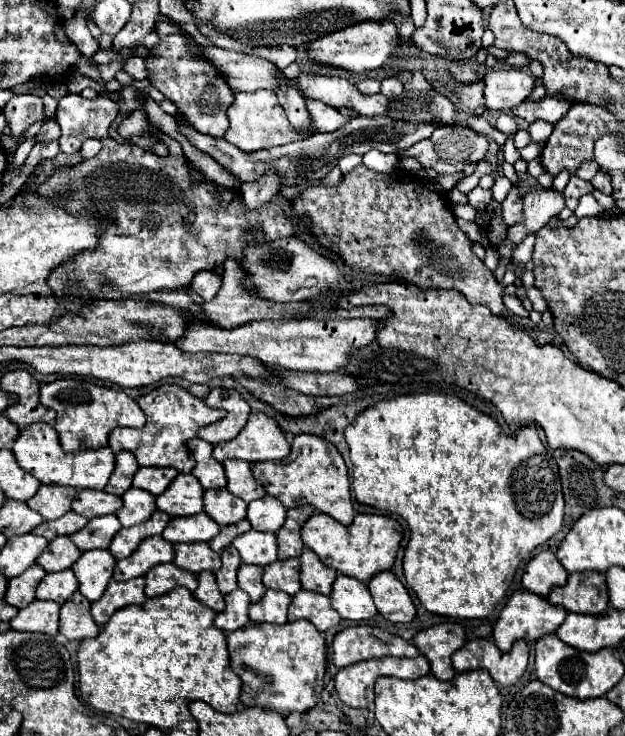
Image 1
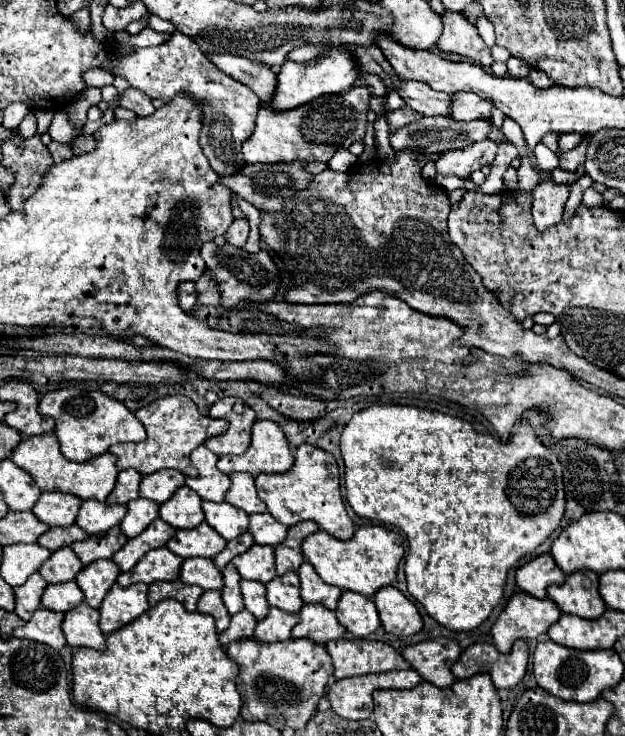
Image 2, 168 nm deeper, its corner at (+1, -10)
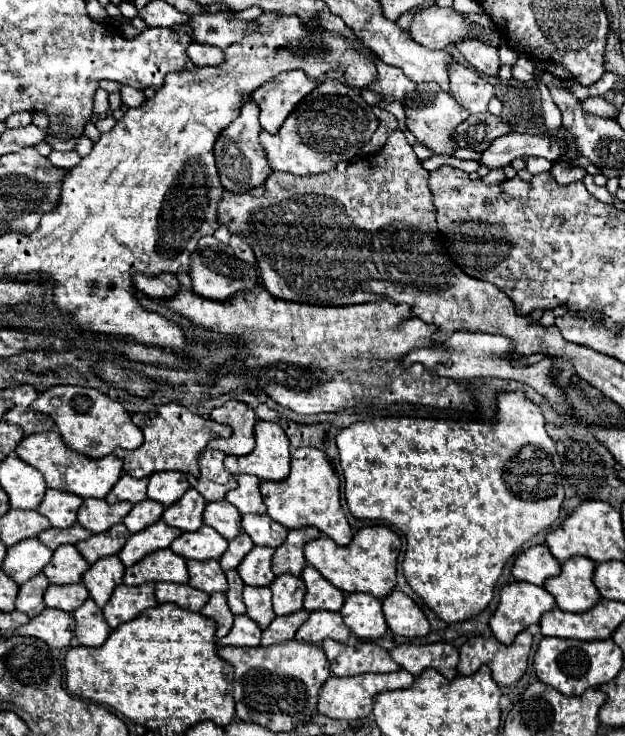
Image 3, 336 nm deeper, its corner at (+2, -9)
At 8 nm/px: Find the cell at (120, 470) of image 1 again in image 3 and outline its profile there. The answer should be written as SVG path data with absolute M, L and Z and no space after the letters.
M122 474L120 480L116 482L116 486L112 488L112 492L116 494L118 500L128 500L128 502L136 504L146 498L146 484L148 484L148 478L134 480L132 476Z

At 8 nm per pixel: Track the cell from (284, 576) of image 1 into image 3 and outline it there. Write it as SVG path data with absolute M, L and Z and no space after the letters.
M282 574L274 578L274 582L270 584L270 590L274 594L274 612L278 616L288 616L302 610L306 586L300 576Z

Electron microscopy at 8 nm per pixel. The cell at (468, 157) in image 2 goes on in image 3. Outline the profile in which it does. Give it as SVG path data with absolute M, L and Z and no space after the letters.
M504 134L496 138L480 156L480 164L488 170L504 168L512 160L522 156L542 156L550 162L556 162L564 150L564 142L558 142L556 138L544 136L544 134Z

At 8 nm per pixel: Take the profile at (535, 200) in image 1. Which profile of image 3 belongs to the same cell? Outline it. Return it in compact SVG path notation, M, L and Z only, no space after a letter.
M556 162L550 170L552 178L560 184L560 186L568 186L576 180L582 180L586 176L586 170L584 168L570 168L568 162Z

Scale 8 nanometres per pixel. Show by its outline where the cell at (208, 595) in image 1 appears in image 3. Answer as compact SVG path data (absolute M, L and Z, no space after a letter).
M214 592L210 594L210 600L206 602L206 606L200 610L200 614L212 618L218 628L216 628L216 636L222 638L230 632L232 628L232 622L234 622L234 614L230 612L230 608L226 606L226 594L222 592Z

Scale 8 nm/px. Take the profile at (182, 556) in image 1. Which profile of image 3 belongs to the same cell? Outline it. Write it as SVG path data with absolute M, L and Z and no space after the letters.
M186 560L186 562L188 562L188 574L190 574L188 584L190 586L204 590L208 594L228 590L224 570L220 568L216 560Z

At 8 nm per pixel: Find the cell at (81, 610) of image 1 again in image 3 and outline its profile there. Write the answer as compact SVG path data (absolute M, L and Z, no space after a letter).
M88 598L80 608L72 612L74 626L72 634L80 646L102 646L110 634L110 626L104 620L102 608L96 606L92 598Z

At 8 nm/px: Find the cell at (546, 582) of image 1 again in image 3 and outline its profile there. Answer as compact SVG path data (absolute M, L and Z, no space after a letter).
M546 544L532 546L518 556L512 568L512 576L518 582L530 582L536 586L544 586L546 578L560 574L560 562L550 554Z

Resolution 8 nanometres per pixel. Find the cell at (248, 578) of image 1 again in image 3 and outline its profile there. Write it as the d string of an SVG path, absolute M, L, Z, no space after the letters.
M244 586L244 604L248 608L248 616L264 630L274 618L272 610L272 592L270 588L254 588L254 586Z

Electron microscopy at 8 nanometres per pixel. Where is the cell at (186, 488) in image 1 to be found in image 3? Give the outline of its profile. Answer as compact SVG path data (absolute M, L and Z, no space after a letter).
M188 488L178 502L174 502L164 510L162 520L168 526L180 528L182 532L194 532L202 526L204 506L206 506L206 500L198 494L198 490Z

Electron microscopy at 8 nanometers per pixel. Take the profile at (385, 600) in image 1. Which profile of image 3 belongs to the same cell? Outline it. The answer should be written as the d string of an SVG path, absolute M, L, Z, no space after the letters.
M392 590L390 596L382 600L382 610L388 628L398 636L414 638L426 636L430 632L430 624L422 610L416 606L412 598L408 598L400 590Z

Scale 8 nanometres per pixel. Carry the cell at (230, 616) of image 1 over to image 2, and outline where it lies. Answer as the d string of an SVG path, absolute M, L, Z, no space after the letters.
M239 611L239 615L231 617L231 625L227 631L219 633L219 641L221 645L229 645L231 641L241 641L241 639L251 639L253 631L255 631L257 619L247 611Z

